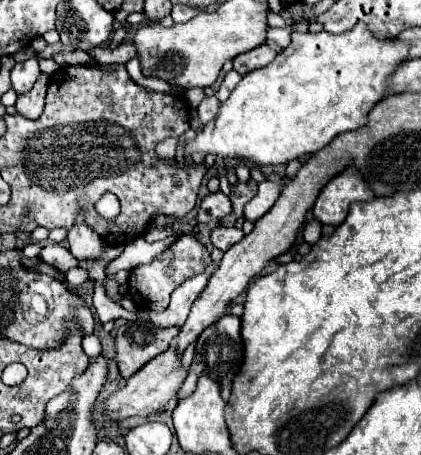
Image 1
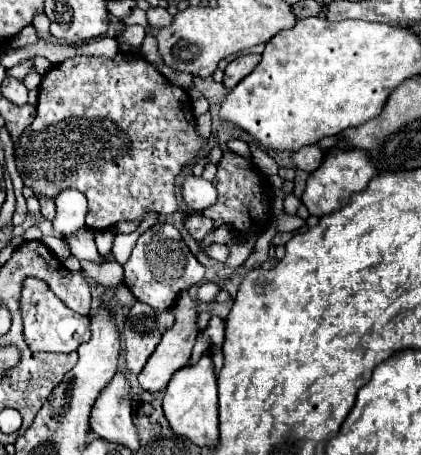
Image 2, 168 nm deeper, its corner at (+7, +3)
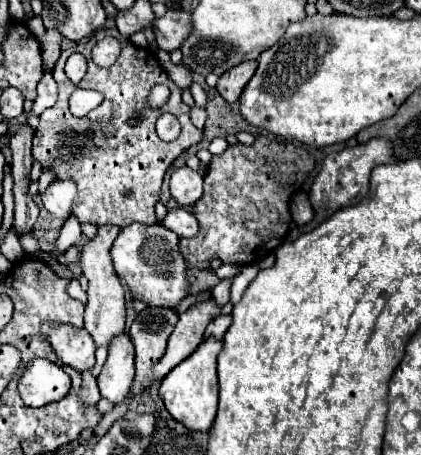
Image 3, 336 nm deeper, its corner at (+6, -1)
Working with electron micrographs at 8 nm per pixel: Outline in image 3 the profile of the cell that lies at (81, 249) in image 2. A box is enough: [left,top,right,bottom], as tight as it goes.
[50,217,82,259]

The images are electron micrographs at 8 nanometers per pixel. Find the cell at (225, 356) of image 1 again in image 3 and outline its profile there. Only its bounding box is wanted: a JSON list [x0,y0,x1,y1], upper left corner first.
[204,315,232,339]

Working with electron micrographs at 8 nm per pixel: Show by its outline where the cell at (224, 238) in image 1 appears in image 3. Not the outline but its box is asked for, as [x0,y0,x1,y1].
[162,209,200,237]

